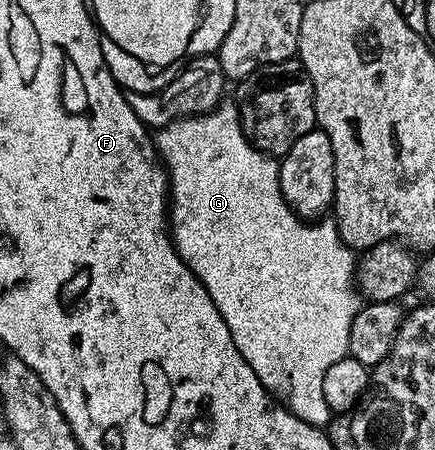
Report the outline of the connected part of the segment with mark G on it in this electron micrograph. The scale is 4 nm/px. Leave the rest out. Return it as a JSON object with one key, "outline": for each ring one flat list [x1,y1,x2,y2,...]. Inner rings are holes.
{"outline":[[224,100,219,103,215,109,207,114,196,114,194,116,180,116,174,119,168,126,162,127,154,135,155,149,159,152,159,157,167,172,167,185,169,187,169,233,172,242,175,244,175,251,181,256,183,263,189,267,197,276,197,280,201,280,201,284,205,284,205,292,209,292,209,297,213,299,213,304,217,304,217,312,221,312,221,320,225,320,225,324,229,324,229,336,233,336,233,344,237,344,237,352,241,352,241,356,245,356,245,364,249,364,249,368,253,368,253,372,257,376,257,380,261,380,261,384,269,391,278,401,282,402,293,416,297,416,301,420,305,420,305,424,313,424,320,428,327,428,331,425,332,413,329,404,325,404,325,391,321,389,321,383,325,381,325,372,329,372,329,368,333,368,333,364,337,364,337,360,348,357,349,354,349,336,353,332,353,320,357,316,361,305,361,295,357,289,357,254,350,246,345,244,345,240,341,240,339,229,331,220,304,220,298,214,294,214,289,208,289,204,285,200,285,196,281,192,281,184,279,183,279,162,272,155,263,154,253,145,245,136,243,125,239,119,239,109,236,108,234,101]]}

